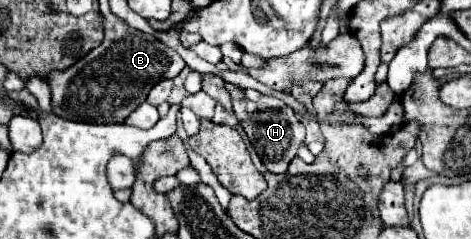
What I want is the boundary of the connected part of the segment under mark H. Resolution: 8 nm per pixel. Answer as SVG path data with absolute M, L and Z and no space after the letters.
M290 106L254 112L250 118L240 120L240 126L244 128L246 136L250 138L252 148L256 150L256 154L260 156L260 160L264 162L268 172L274 172L274 174L280 174L288 168L288 164L296 156L298 146L304 142L304 134L306 134L304 124L298 120L298 116L294 114L294 110Z

